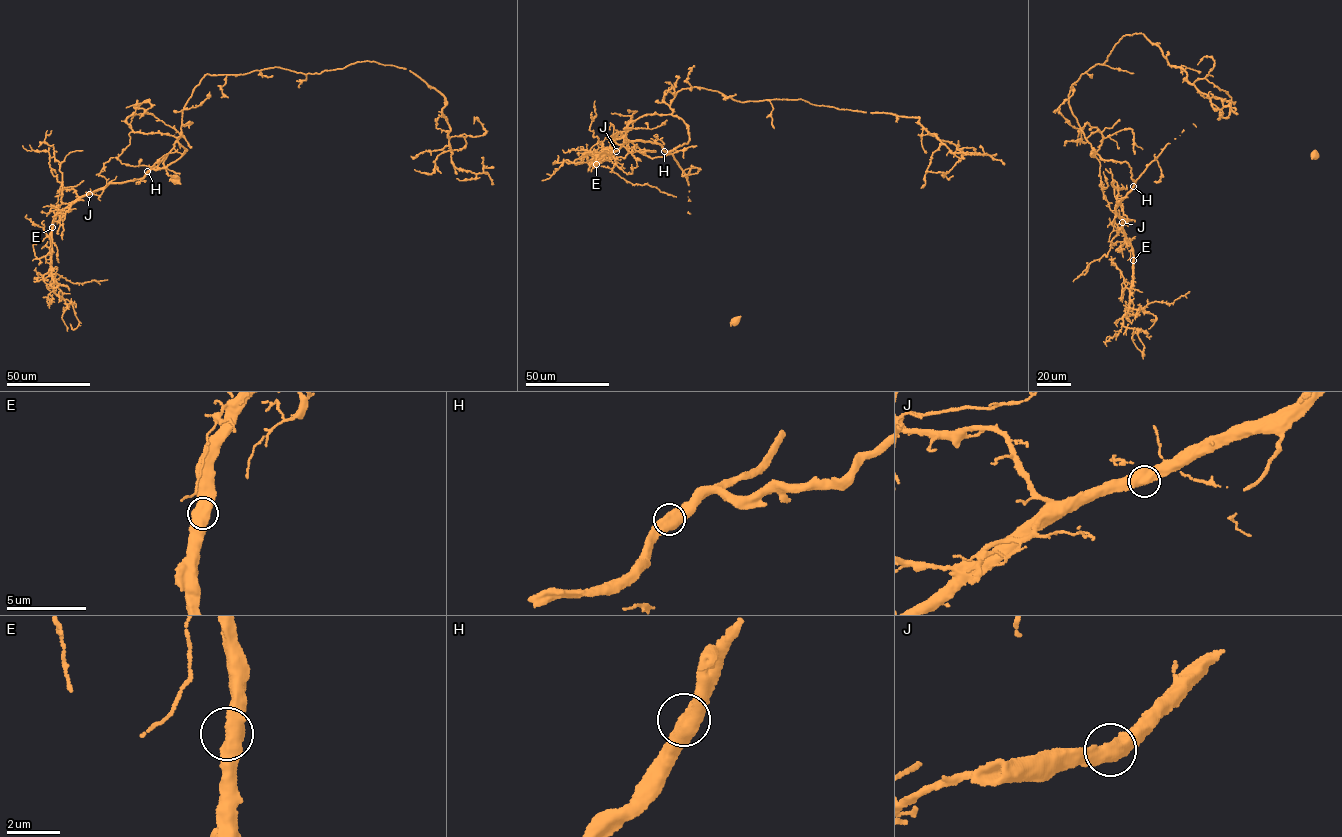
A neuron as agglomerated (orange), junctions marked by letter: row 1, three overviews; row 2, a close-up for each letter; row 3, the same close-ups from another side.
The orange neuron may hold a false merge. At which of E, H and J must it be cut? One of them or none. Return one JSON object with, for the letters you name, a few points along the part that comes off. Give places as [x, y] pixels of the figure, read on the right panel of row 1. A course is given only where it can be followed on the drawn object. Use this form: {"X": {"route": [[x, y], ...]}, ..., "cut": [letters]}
{"cut": []}

